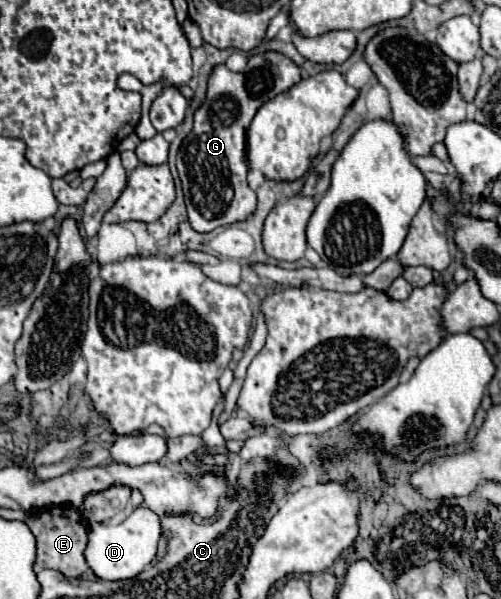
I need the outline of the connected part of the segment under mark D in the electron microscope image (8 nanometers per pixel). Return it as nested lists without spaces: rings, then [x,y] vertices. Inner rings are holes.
[[[140,505],[118,525],[90,525],[88,527],[88,545],[86,545],[86,561],[96,573],[98,579],[118,581],[136,577],[156,555],[156,545],[160,539],[160,519],[146,505]]]

